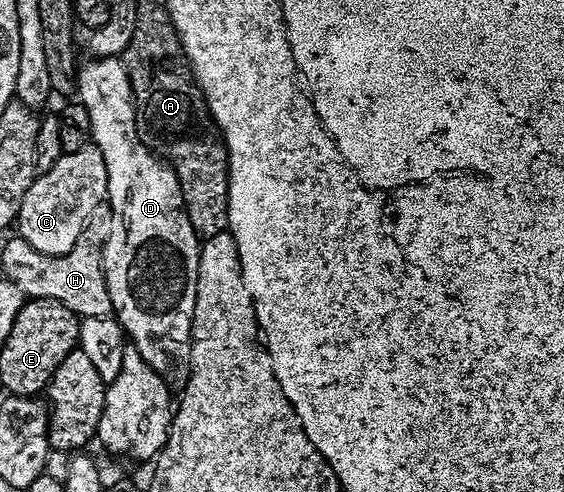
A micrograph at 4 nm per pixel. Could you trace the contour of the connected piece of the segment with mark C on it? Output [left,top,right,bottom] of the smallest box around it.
[18,143,107,257]

